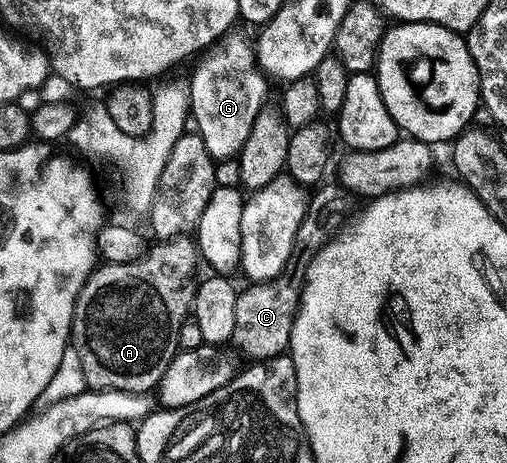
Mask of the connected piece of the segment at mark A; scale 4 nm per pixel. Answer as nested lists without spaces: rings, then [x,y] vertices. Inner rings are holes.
[[[190,236],[158,240],[154,244],[155,246],[151,250],[149,247],[140,257],[131,262],[107,262],[99,265],[86,279],[86,283],[82,286],[82,291],[78,294],[78,299],[74,305],[74,319],[70,325],[70,337],[72,339],[72,348],[80,356],[80,364],[84,368],[84,376],[86,377],[86,385],[91,390],[127,390],[133,394],[145,394],[153,391],[162,381],[168,364],[179,352],[180,324],[187,322],[192,314],[196,279],[199,277],[198,264],[200,265],[200,255],[195,239]]]

